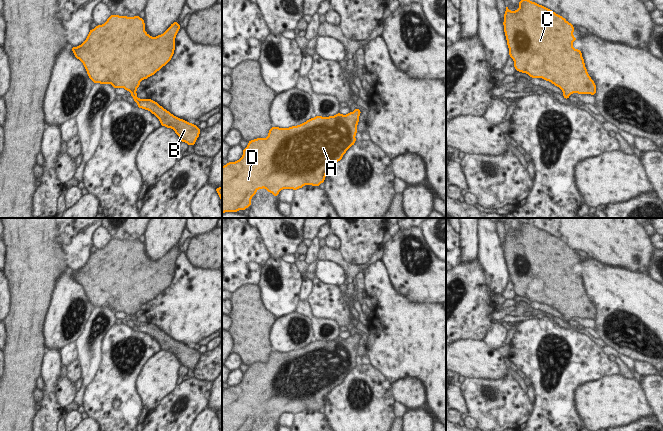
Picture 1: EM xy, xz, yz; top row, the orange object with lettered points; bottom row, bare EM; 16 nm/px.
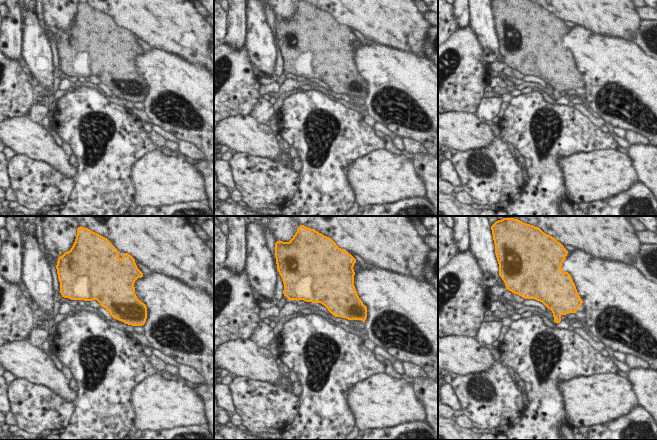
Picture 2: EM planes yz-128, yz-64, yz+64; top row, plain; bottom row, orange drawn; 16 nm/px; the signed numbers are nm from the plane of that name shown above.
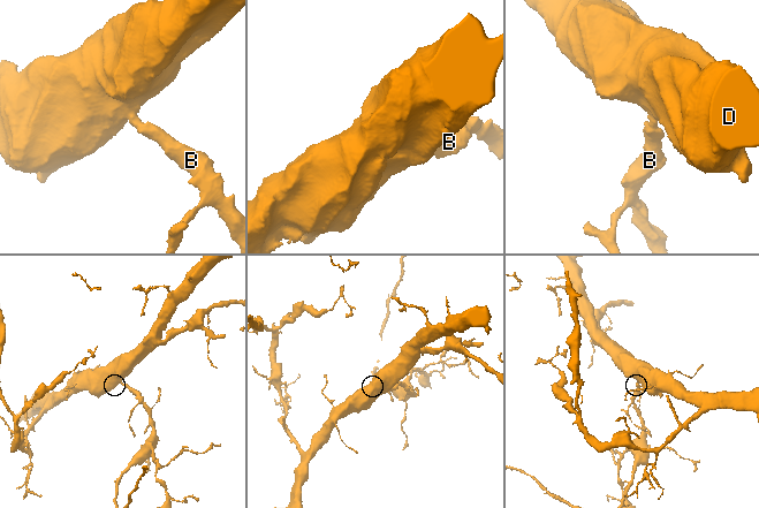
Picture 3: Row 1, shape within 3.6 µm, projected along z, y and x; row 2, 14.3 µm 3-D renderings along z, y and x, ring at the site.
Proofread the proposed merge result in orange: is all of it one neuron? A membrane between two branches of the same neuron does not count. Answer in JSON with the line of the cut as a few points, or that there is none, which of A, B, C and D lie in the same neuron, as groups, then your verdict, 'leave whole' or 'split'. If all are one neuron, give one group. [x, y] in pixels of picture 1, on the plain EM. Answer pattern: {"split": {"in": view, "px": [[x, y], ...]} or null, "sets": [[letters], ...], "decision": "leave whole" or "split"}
{"split": null, "sets": [["A", "B", "C", "D"]], "decision": "leave whole"}

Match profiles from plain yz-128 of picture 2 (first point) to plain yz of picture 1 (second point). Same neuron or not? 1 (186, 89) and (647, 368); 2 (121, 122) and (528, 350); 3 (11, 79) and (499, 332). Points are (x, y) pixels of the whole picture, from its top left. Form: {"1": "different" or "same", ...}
{"1": "different", "2": "same", "3": "different"}

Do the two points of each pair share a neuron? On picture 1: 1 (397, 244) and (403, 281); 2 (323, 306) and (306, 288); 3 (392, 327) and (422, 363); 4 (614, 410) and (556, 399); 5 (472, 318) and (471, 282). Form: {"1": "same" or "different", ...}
{"1": "same", "2": "different", "3": "same", "4": "different", "5": "same"}

